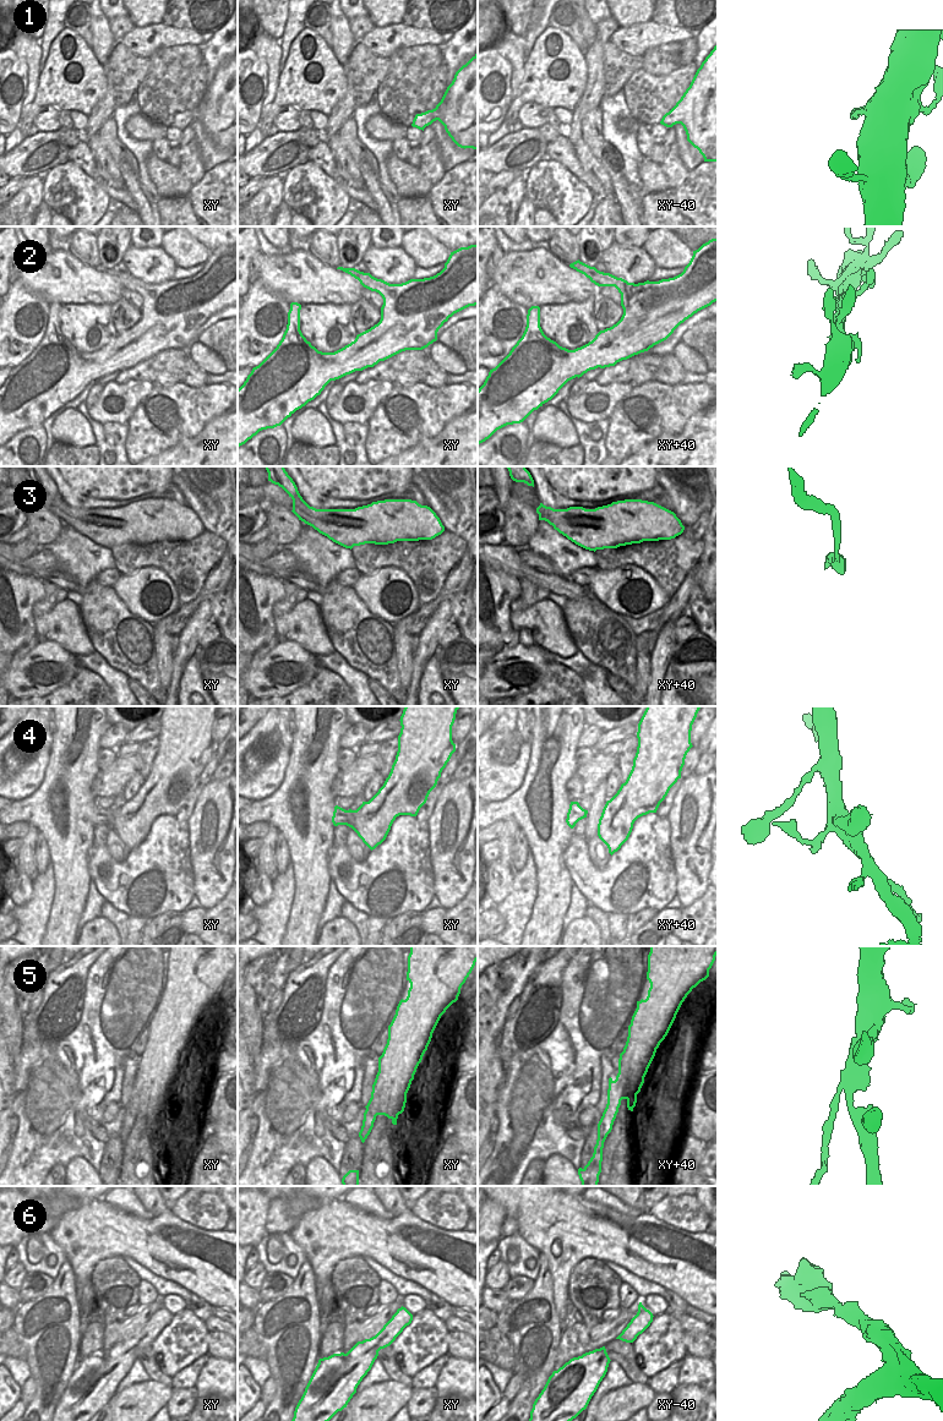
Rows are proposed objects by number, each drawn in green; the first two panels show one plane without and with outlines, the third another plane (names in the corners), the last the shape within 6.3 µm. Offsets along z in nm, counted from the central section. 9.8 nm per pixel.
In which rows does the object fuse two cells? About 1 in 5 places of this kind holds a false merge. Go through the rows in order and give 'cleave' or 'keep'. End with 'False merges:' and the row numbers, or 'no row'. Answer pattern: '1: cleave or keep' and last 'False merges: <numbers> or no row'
1: keep
2: keep
3: cleave
4: keep
5: cleave
6: keep
False merges: 3, 5

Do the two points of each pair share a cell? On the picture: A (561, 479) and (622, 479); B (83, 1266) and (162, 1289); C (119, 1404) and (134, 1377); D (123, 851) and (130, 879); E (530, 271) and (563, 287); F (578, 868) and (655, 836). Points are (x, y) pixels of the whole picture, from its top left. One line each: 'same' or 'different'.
A: same
B: different
C: different
D: different
E: same
F: same

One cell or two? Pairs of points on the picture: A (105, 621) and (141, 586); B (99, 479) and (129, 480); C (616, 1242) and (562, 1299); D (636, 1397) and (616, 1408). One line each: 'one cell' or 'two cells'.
A: two cells
B: one cell
C: one cell
D: one cell

